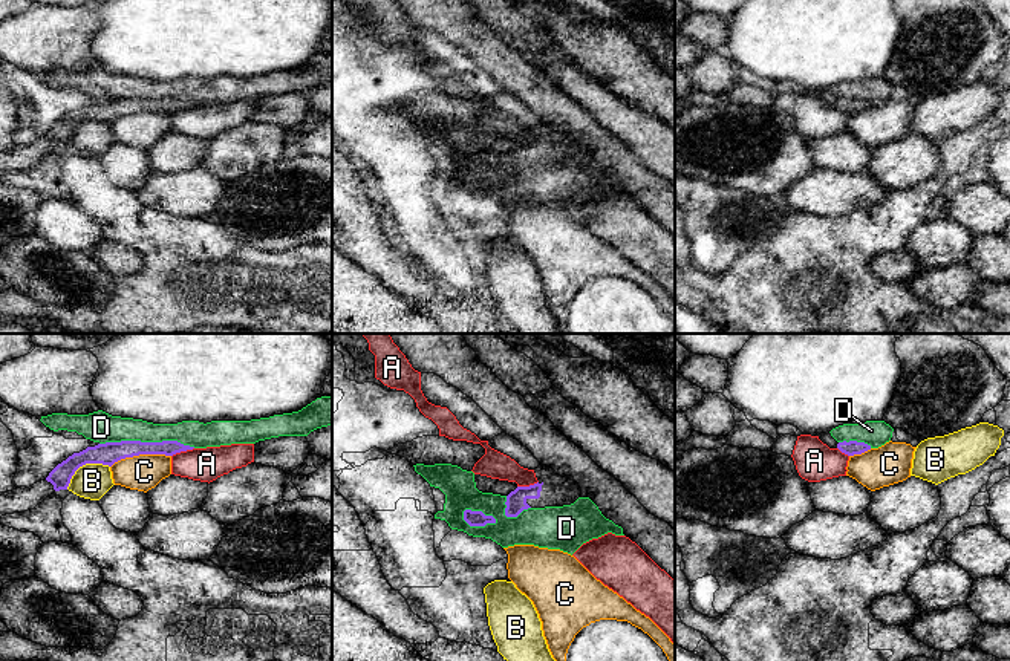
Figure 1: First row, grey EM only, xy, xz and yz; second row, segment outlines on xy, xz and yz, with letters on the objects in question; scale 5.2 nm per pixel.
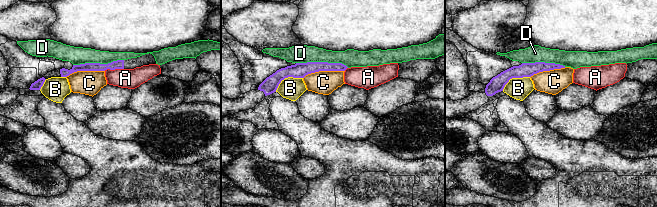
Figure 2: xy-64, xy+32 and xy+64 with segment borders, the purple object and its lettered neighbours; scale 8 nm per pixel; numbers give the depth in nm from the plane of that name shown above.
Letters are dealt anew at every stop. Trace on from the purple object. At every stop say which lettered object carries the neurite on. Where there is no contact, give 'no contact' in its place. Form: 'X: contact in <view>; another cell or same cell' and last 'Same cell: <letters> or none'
A: contact in xy; another cell
B: contact in xy; another cell
C: contact in xy; another cell
D: contact in xy; another cell
Same cell: none

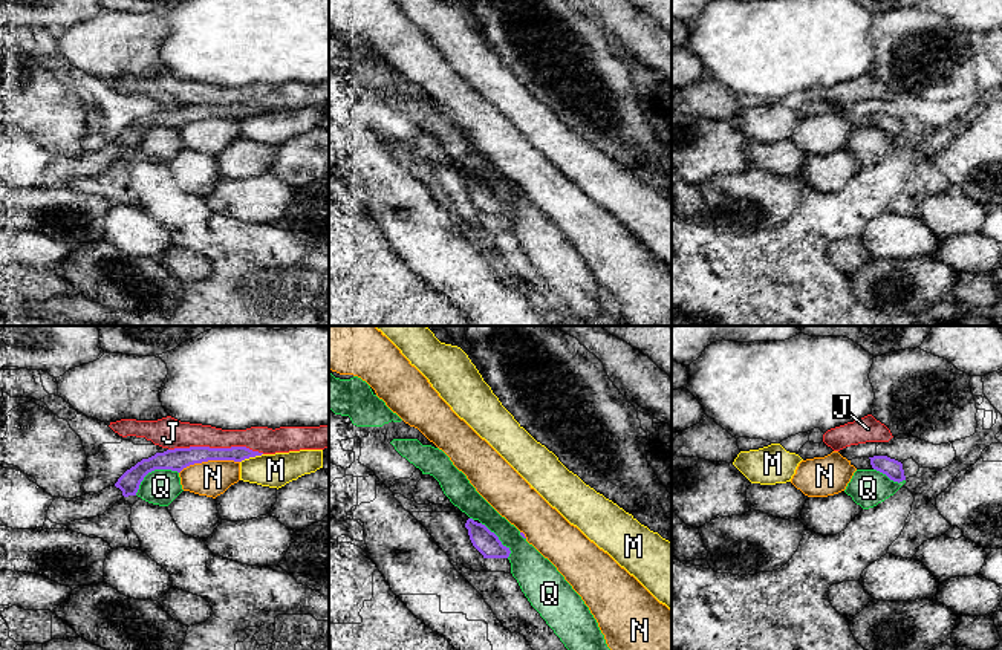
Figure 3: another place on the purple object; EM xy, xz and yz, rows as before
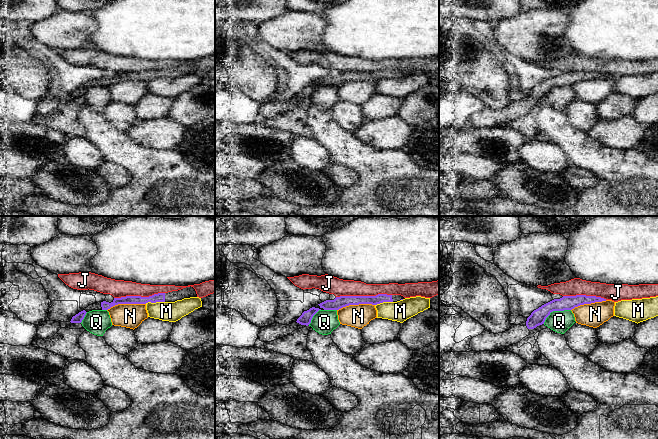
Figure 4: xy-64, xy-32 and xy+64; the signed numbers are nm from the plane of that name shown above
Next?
J: contact in xy; another cell
M: contact in xy; another cell
N: contact in xy; another cell
Q: contact in xy; another cell
Same cell: none

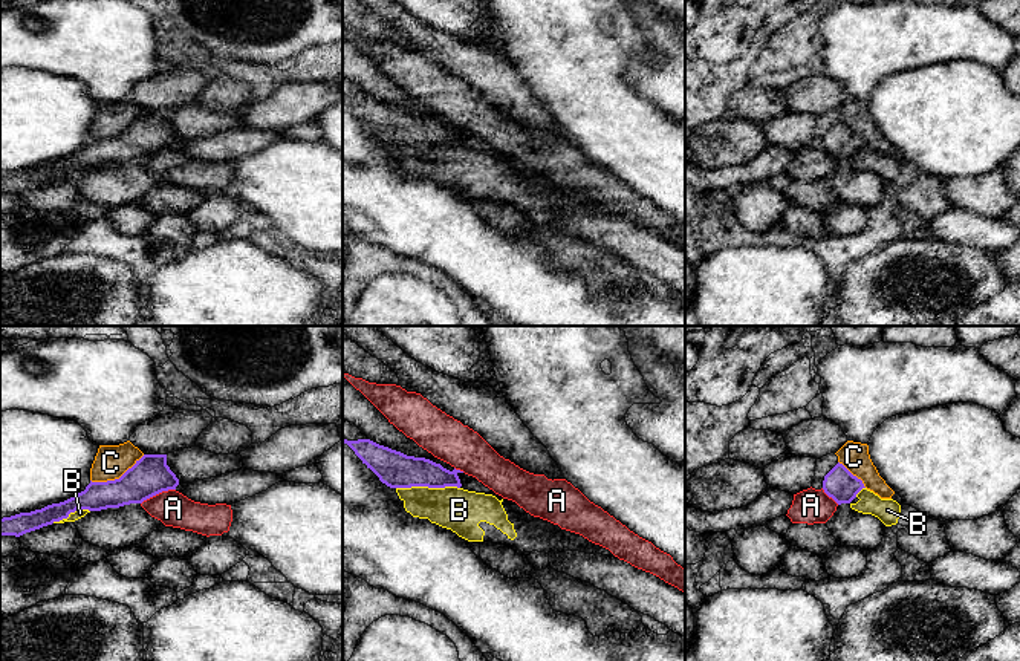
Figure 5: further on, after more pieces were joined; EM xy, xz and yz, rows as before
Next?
A: contact in xy; another cell
B: contact in xz; another cell
C: contact in xy; another cell
Same cell: none

